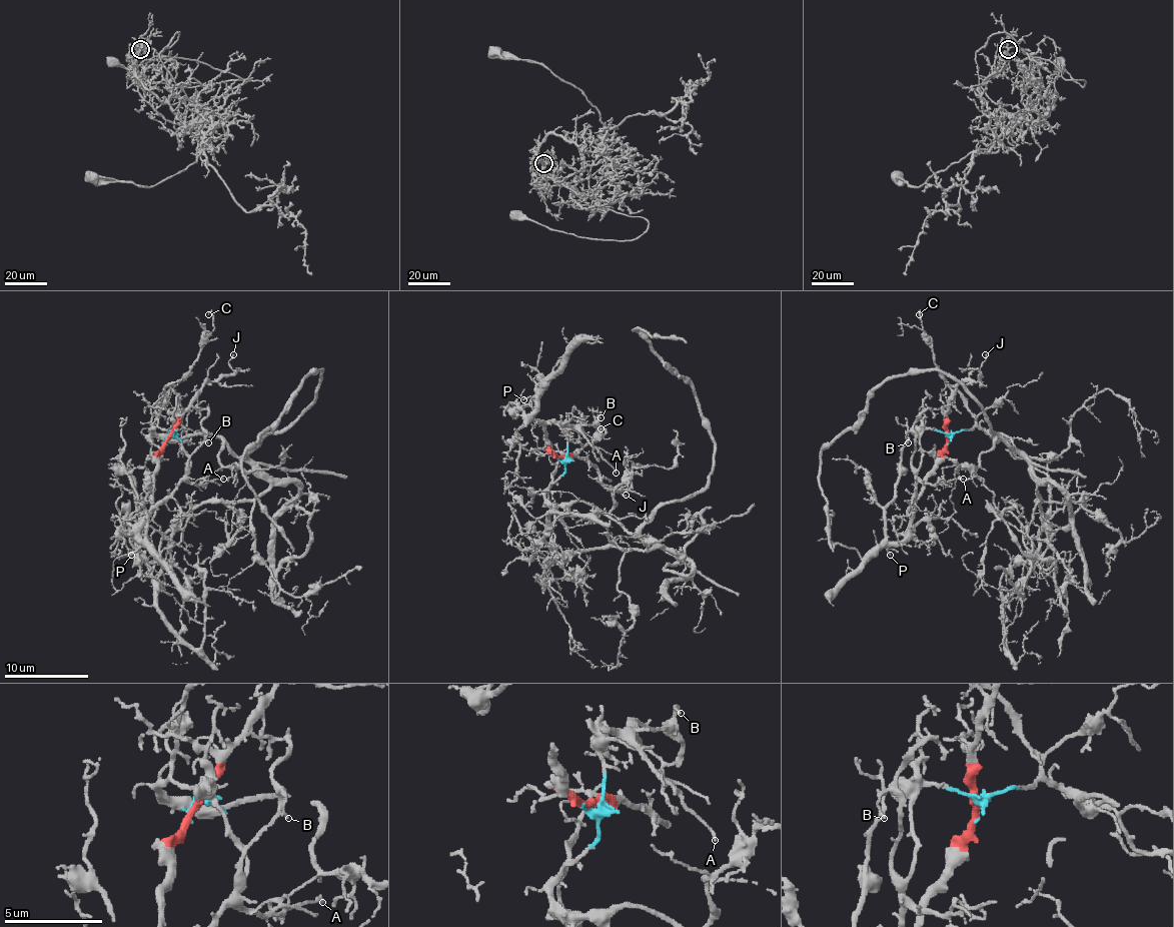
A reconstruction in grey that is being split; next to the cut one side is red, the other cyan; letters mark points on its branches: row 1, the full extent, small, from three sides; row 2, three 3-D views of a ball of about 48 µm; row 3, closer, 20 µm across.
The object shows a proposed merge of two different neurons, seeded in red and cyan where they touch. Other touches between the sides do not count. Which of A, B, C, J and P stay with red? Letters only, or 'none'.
A, B, J, P

